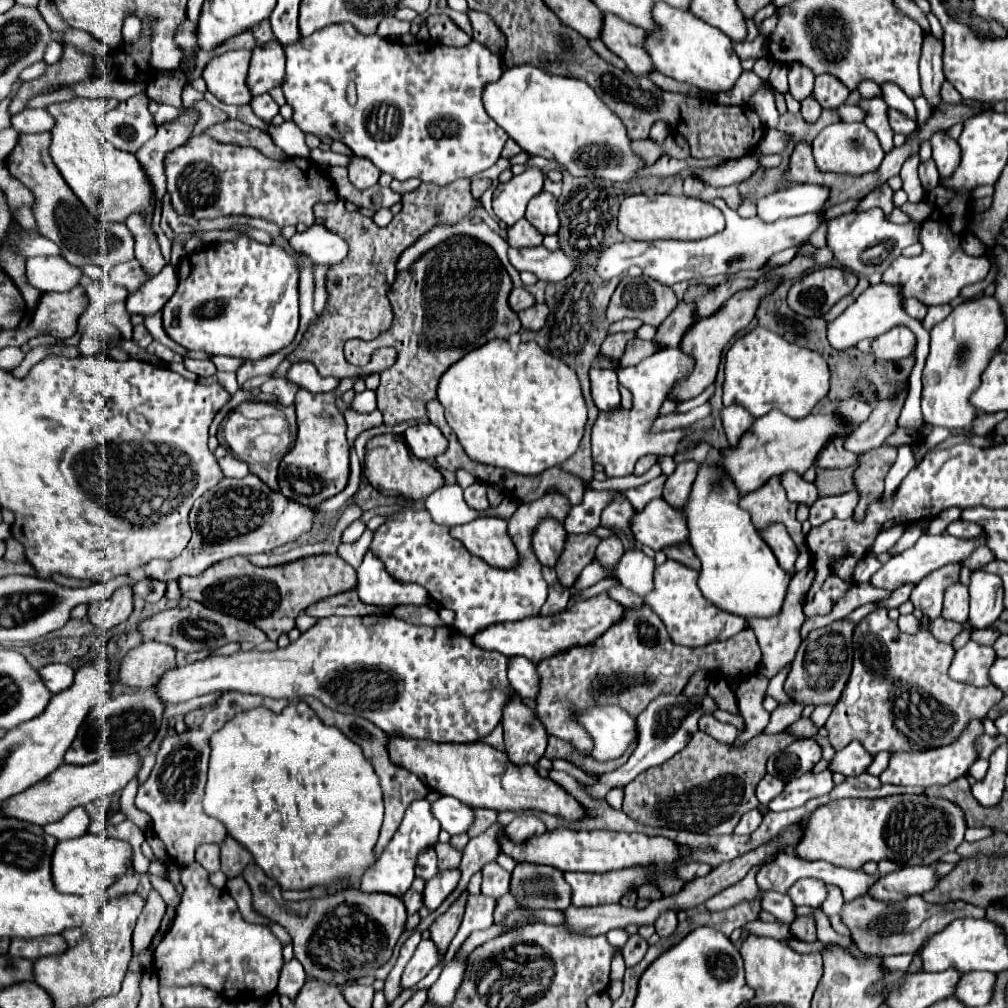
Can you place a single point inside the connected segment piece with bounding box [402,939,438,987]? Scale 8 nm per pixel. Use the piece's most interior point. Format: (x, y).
(424, 959)

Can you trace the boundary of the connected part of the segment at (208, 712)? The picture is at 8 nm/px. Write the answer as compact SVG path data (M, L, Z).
M224 693L216 703L194 709L186 715L186 731L182 735L166 735L160 751L156 755L156 765L144 785L138 787L136 807L152 817L154 833L162 839L168 855L176 863L192 863L194 849L202 843L222 843L226 837L226 827L208 817L202 809L202 795L206 785L206 769L208 769L208 739L214 731L218 731L226 721L230 721L236 713L254 709L254 707L268 707L280 713L288 701L272 701L270 697L256 697L248 693Z

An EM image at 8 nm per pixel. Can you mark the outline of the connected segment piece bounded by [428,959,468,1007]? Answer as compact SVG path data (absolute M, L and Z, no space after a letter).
M462 959L462 961L448 961L444 971L440 973L438 981L430 987L428 991L428 999L434 1001L436 1005L444 1007L448 1003L452 1003L454 999L454 993L462 981L462 975L464 975L464 969L468 965L468 959Z

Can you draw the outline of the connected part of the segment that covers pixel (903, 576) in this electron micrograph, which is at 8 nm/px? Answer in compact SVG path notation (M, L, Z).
M982 533L980 537L976 537L976 541L960 541L958 537L952 537L952 535L922 535L914 547L906 549L904 553L892 557L872 579L870 583L876 585L876 587L886 587L886 589L898 589L900 585L904 583L918 583L922 577L926 577L928 573L956 561L956 563L962 563L964 557L968 557L976 547L982 547L988 543L988 535Z

